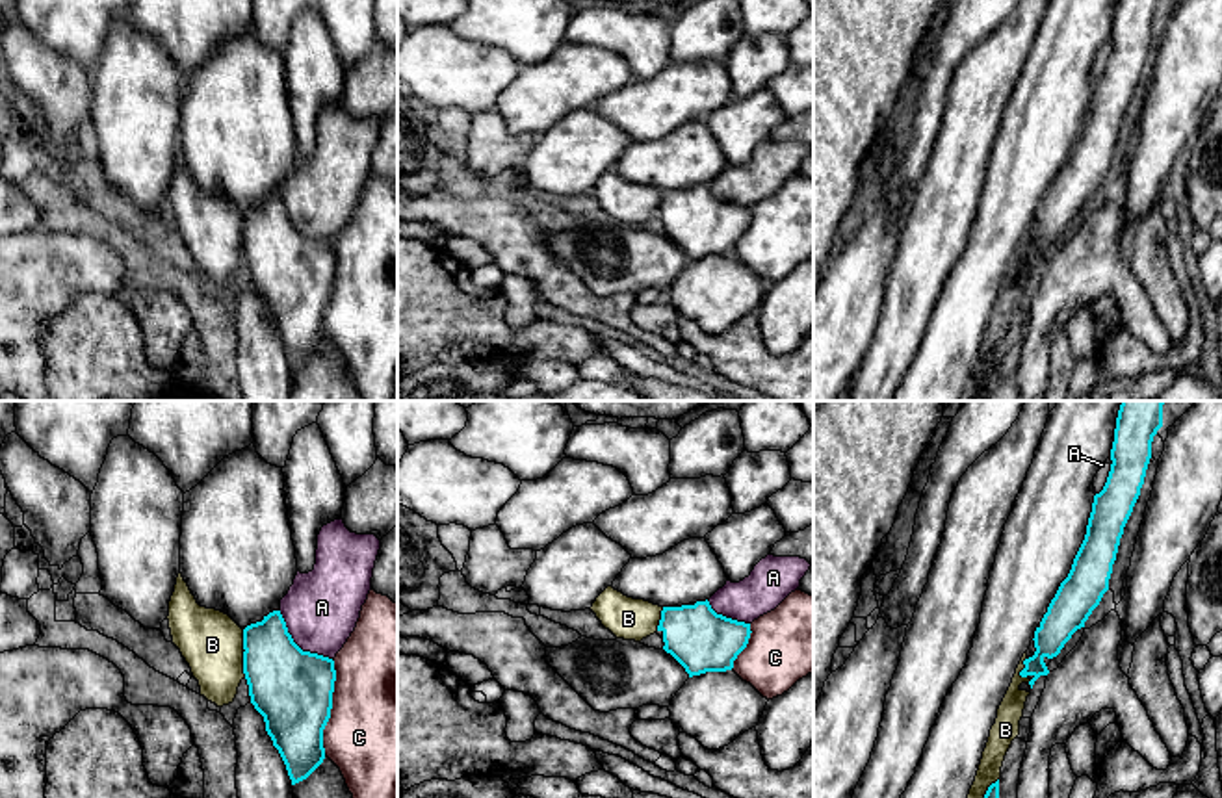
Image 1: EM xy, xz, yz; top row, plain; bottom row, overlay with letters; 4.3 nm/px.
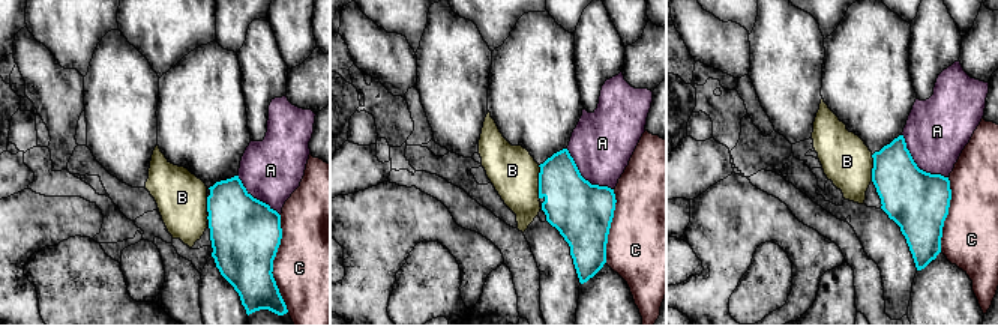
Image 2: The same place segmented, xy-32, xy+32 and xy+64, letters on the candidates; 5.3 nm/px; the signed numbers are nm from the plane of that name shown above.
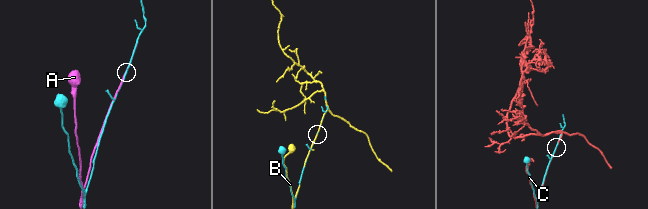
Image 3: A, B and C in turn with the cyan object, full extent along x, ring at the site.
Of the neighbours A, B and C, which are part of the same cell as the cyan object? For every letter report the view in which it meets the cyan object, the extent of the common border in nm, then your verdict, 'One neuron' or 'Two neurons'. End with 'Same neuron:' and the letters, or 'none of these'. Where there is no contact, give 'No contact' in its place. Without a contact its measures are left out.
A: Touches cyan in xy. Shared border 320 nm. Two neurons
B: Touches cyan in yz. Shared border 100 nm. Two neurons
C: Touches cyan in xy. Shared border 420 nm. Two neurons
Same neuron: none of these

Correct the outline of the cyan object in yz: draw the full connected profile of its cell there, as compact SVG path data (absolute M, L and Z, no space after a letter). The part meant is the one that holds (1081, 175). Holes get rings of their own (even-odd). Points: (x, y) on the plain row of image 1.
M1118 0L1111 33L1111 56L1099 78L1094 80L1085 124L1073 143L1068 161L1060 167L1047 197L1034 215L1027 234L1020 275L1031 277L1049 247L1060 238L1072 219L1085 212L1092 195L1109 174L1124 111L1140 80L1151 43L1151 26L1163 11L1163 0Z

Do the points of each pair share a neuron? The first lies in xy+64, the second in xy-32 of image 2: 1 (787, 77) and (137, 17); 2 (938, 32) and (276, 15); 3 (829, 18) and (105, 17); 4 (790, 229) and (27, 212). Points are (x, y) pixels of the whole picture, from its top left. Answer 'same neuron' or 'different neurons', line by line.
1: different neurons
2: different neurons
3: different neurons
4: same neuron

